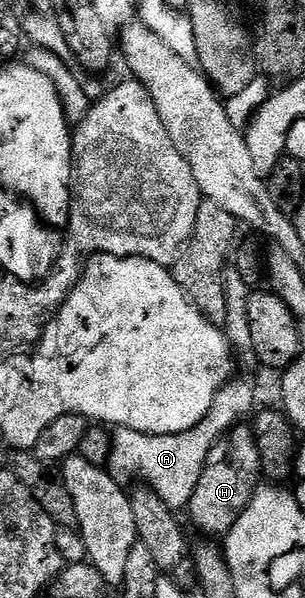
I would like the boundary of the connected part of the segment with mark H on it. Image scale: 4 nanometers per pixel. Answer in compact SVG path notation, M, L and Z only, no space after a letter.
M238 425L222 438L207 457L199 485L195 485L195 493L189 502L187 515L193 518L194 525L203 534L224 537L247 509L262 479L257 437L253 434L252 426Z

